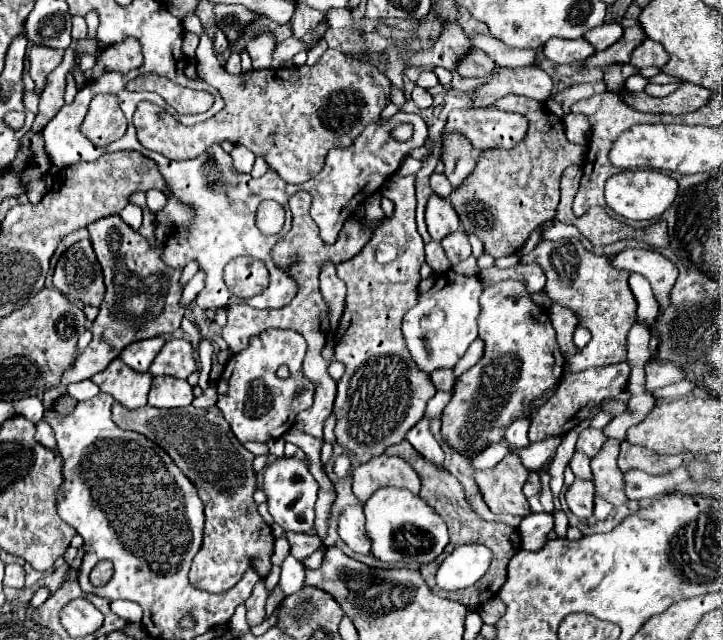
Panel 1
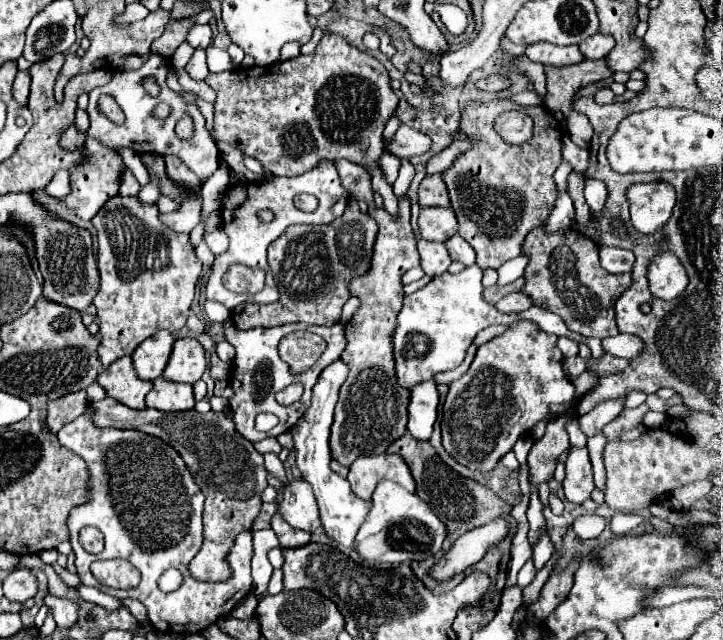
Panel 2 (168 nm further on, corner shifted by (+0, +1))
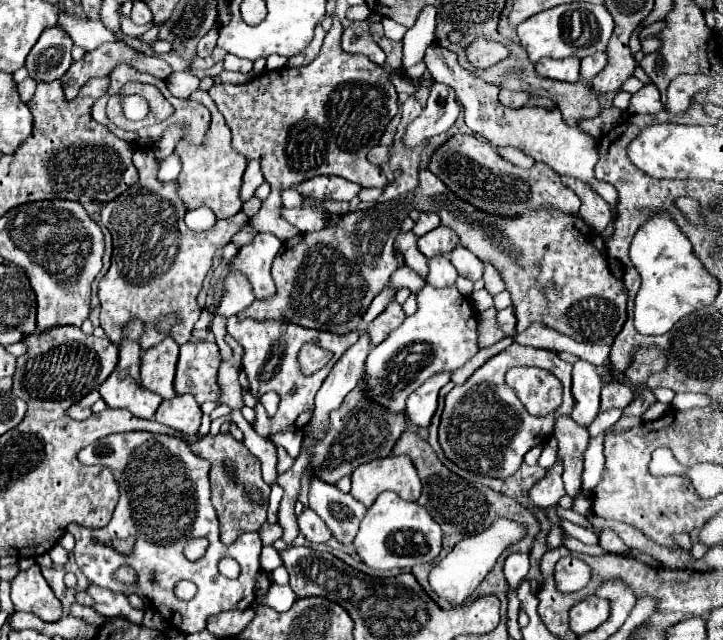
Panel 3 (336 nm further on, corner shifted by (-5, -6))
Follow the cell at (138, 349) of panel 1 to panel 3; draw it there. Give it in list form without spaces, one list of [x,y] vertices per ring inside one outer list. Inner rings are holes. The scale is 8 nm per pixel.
[[[164,338],[160,344],[148,348],[142,356],[142,384],[160,394],[162,398],[176,396],[174,392],[174,370],[178,362],[178,344],[172,338]]]

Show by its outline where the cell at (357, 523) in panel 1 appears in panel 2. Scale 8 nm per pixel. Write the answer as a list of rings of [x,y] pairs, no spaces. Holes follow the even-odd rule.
[[[337,359],[329,367],[325,367],[321,371],[321,375],[319,375],[319,381],[313,387],[313,397],[311,397],[309,409],[303,413],[299,423],[295,423],[295,427],[291,429],[293,443],[295,443],[295,455],[297,455],[297,469],[301,471],[301,477],[307,483],[311,483],[311,487],[313,487],[315,501],[317,501],[317,507],[319,507],[319,515],[321,515],[321,523],[325,527],[325,533],[335,543],[339,543],[343,547],[353,545],[355,531],[359,529],[359,523],[363,523],[363,519],[367,517],[367,511],[371,507],[369,501],[359,499],[349,489],[347,479],[339,477],[329,467],[331,453],[329,453],[329,447],[327,447],[327,435],[329,435],[329,427],[333,423],[333,409],[335,409],[335,403],[337,403],[339,387],[345,383],[347,373],[349,373],[349,367],[341,359]]]

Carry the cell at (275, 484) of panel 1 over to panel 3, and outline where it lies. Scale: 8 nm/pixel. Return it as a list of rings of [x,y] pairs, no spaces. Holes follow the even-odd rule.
[[[304,508],[302,514],[298,514],[298,528],[312,544],[324,544],[332,536],[328,526],[310,508]]]

